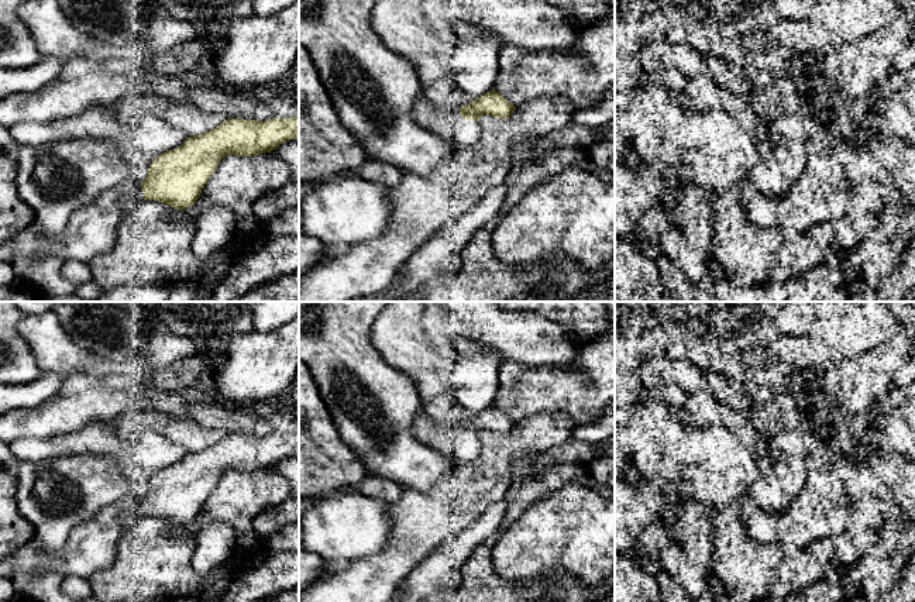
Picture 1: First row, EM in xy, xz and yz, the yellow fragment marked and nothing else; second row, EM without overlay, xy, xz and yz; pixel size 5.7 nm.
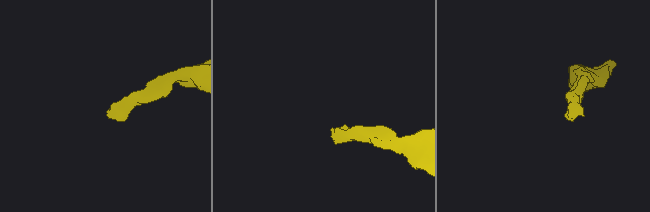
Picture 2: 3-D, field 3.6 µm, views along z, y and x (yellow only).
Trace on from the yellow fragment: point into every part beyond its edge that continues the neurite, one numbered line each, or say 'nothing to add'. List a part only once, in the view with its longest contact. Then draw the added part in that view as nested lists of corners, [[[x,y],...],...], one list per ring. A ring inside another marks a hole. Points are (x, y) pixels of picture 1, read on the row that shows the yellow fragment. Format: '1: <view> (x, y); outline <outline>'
1: xz (447, 123); outline [[[423,96],[414,103],[413,117],[422,127],[447,138],[454,149],[462,149],[481,137],[479,121],[464,120],[460,109],[437,107]]]

